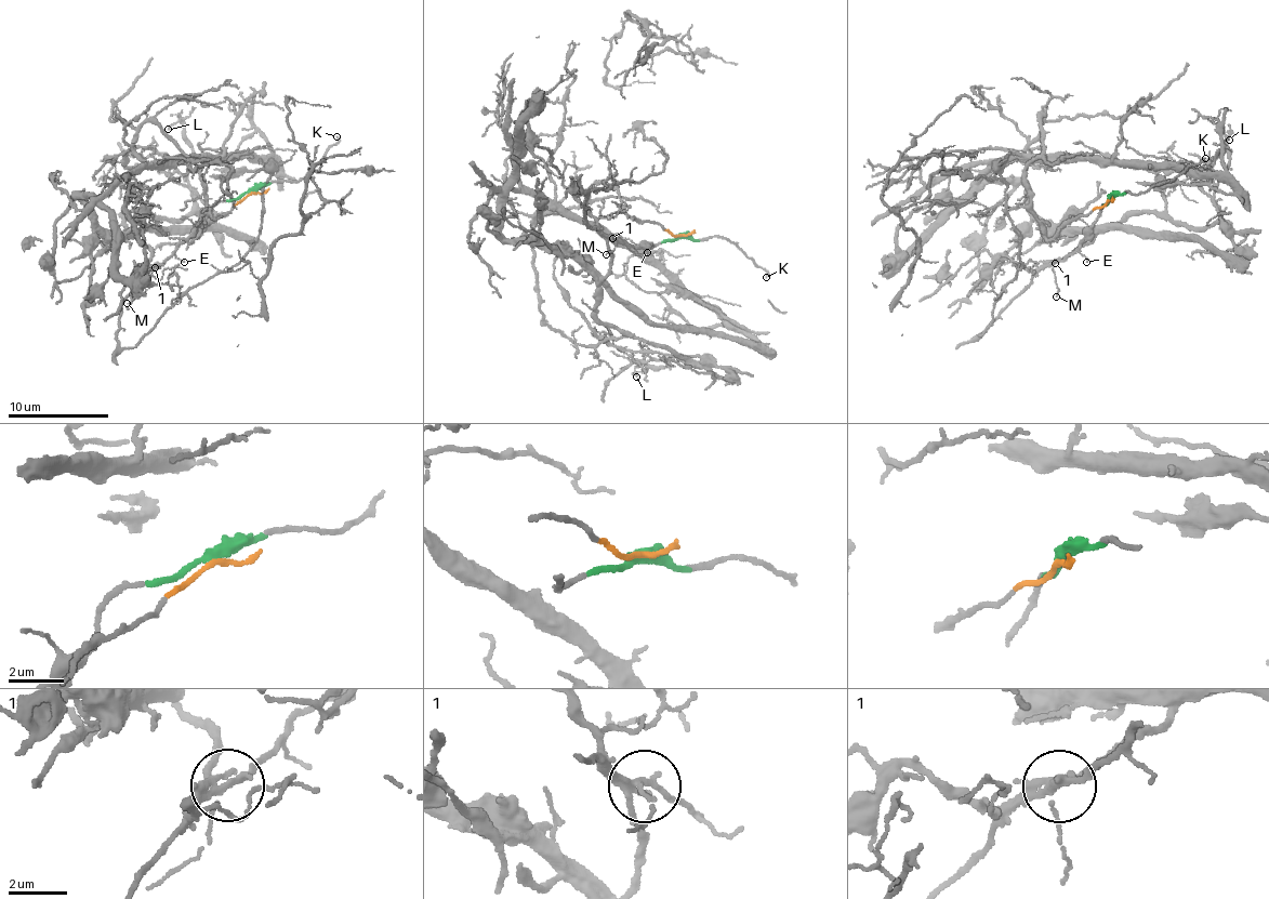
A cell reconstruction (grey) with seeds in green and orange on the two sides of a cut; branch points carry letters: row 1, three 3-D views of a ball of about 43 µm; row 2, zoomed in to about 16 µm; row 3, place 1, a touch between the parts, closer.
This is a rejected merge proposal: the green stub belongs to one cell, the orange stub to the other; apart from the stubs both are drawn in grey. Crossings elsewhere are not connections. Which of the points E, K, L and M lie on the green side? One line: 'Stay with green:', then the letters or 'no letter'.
Stay with green: E, K, M

